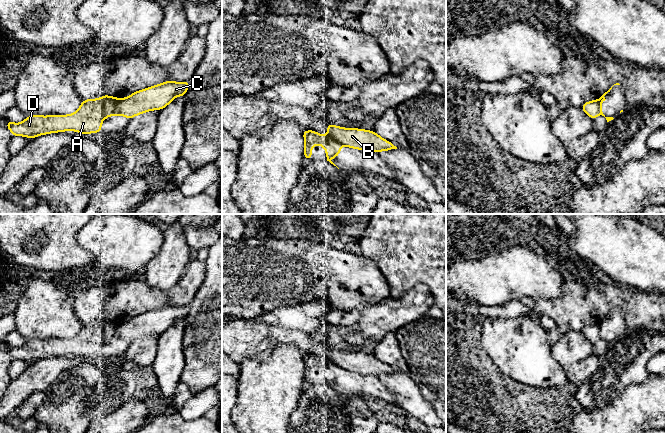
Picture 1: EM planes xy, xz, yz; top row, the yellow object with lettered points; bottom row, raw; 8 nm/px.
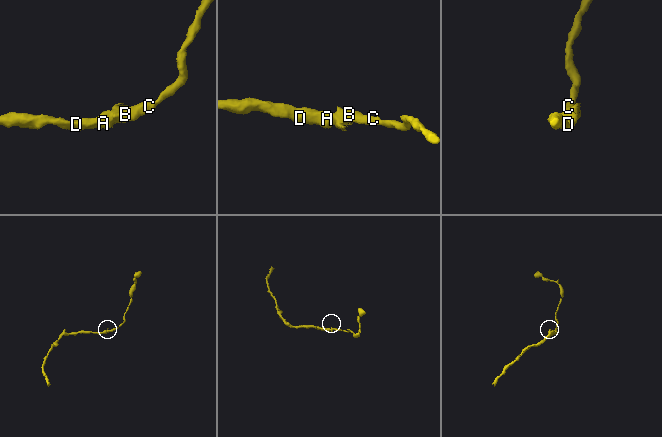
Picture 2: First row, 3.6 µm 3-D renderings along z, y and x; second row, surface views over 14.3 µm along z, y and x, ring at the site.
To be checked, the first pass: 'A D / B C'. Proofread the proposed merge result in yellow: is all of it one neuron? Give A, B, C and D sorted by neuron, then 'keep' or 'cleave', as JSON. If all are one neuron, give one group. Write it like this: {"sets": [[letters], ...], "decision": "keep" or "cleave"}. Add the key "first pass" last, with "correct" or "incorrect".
{"sets": [["A", "D"], ["B", "C"]], "decision": "cleave", "first pass": "correct"}

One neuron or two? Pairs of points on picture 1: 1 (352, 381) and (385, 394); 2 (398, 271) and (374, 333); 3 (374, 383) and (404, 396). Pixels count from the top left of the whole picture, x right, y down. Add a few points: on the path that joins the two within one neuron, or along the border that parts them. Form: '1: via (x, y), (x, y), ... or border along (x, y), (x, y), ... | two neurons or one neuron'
1: via (360, 385), (371, 385), (377, 389) | one neuron
2: border along (412, 287), (398, 297), (390, 297) | two neurons
3: border along (377, 376), (390, 391), (396, 403) | two neurons

